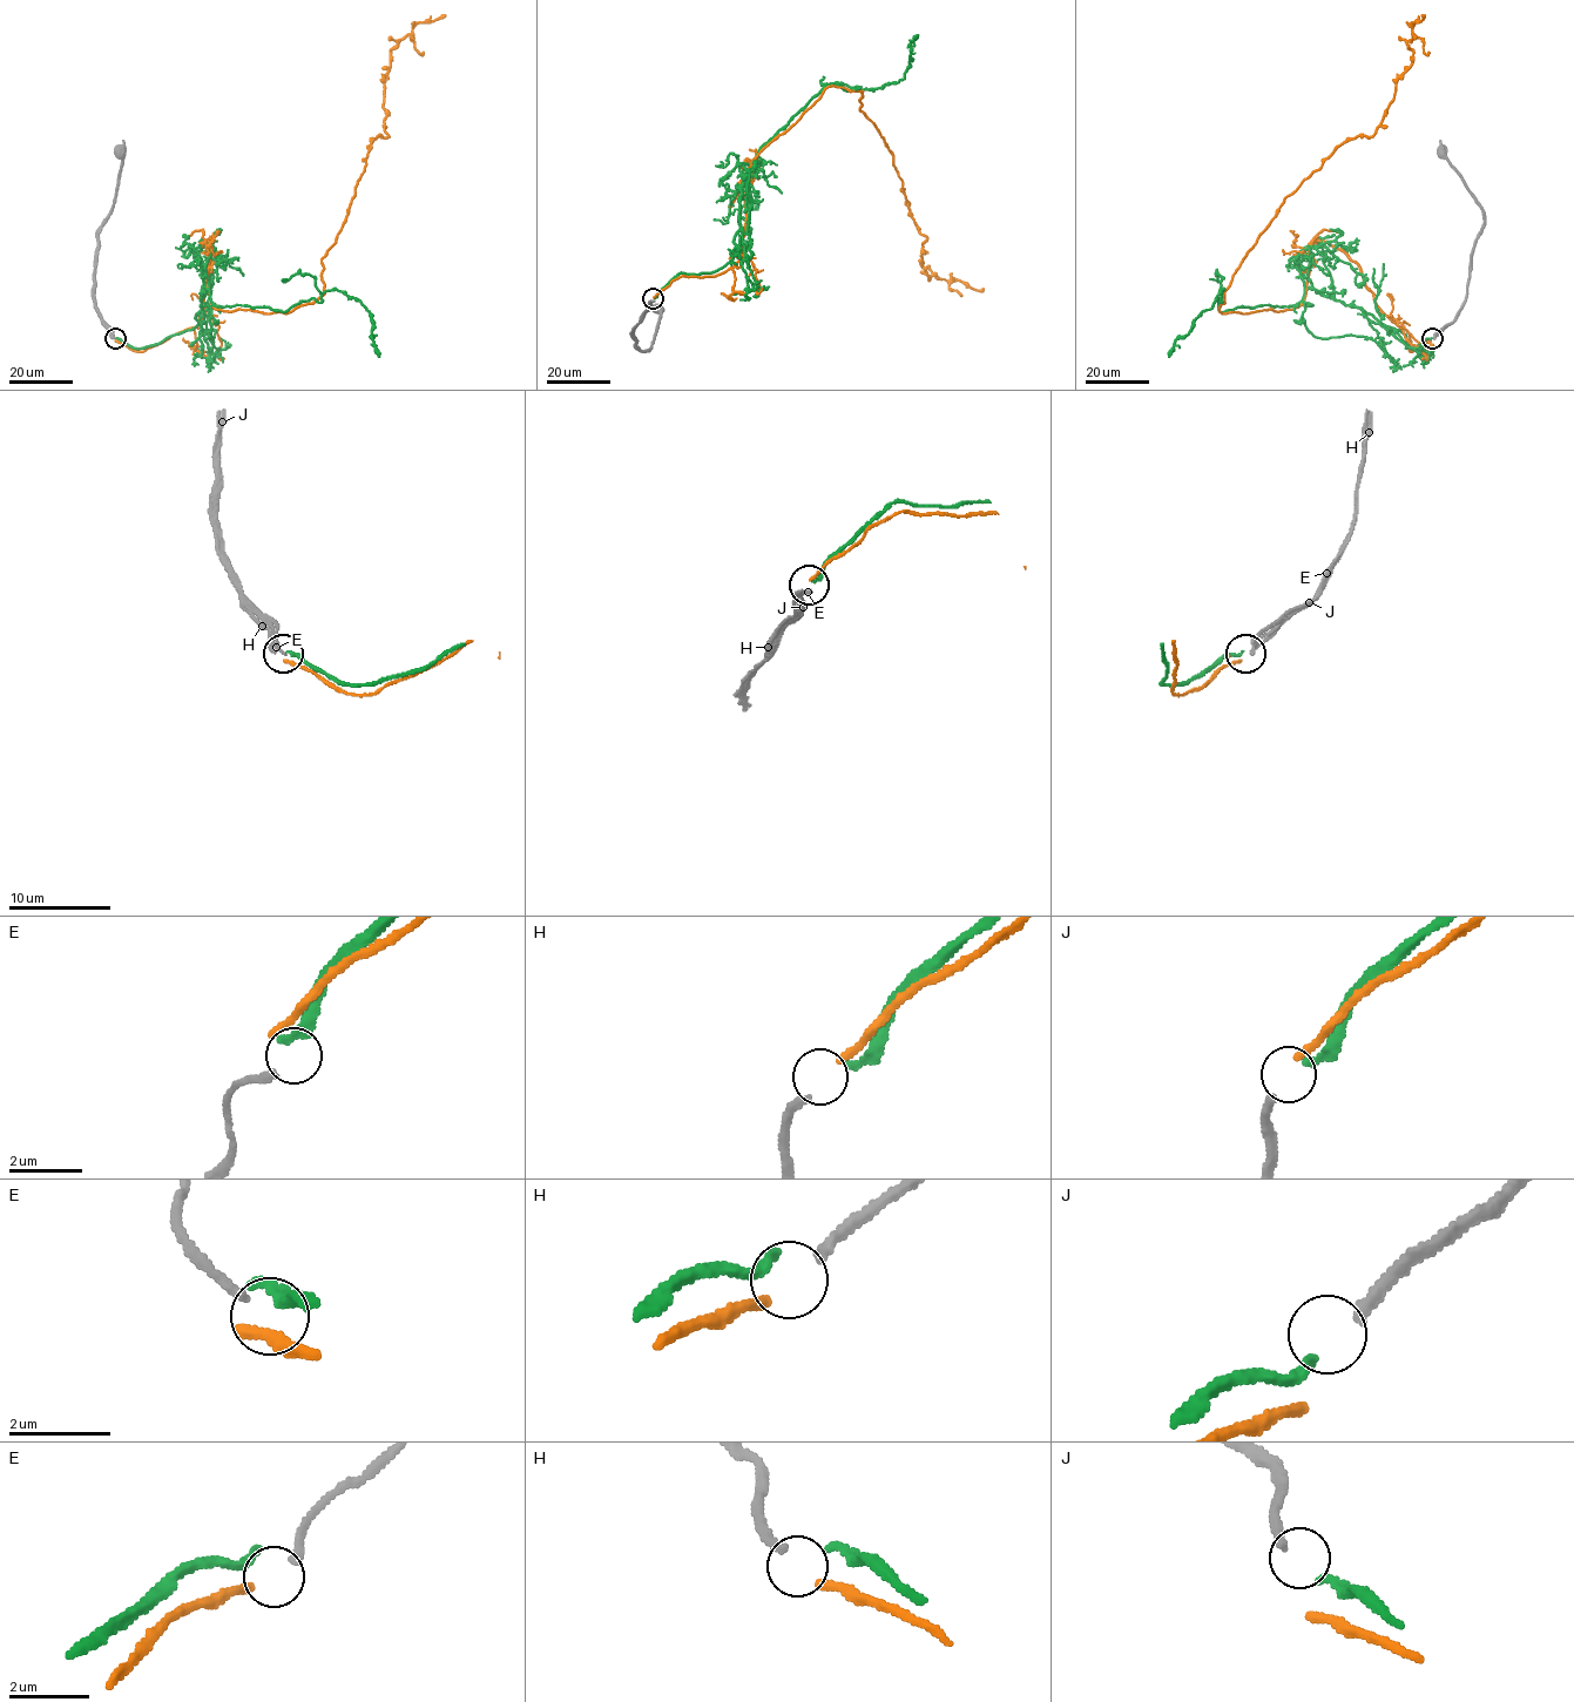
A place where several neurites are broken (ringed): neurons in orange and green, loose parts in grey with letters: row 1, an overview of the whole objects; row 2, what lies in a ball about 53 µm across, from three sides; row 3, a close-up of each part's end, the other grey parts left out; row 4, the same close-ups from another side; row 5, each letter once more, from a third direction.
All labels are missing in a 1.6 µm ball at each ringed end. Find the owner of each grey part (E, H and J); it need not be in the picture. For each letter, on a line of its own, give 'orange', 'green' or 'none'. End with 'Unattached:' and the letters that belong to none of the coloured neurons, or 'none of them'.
E: none
H: orange
J: green
Unattached: E

